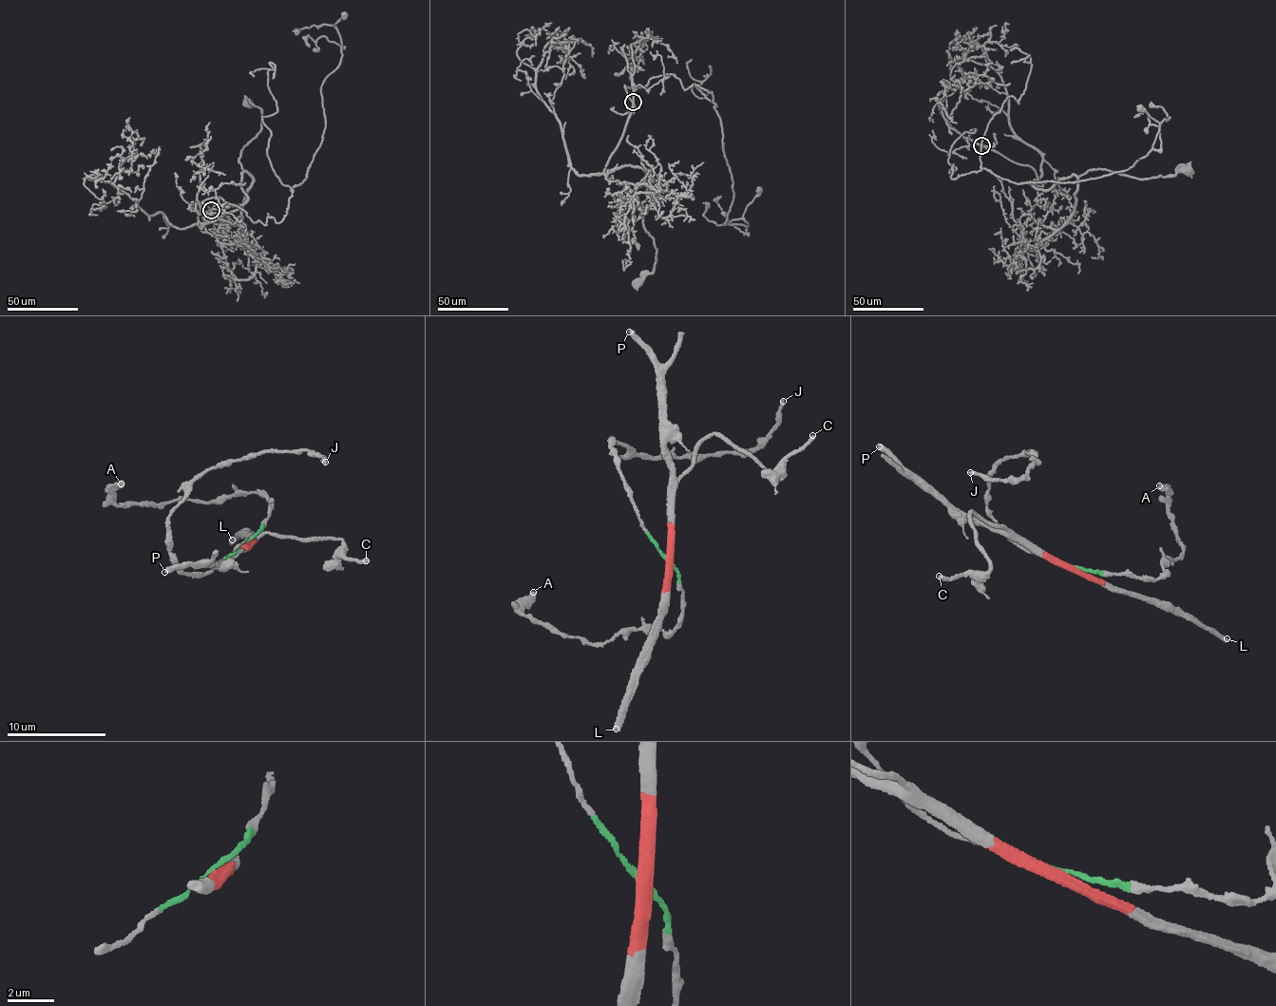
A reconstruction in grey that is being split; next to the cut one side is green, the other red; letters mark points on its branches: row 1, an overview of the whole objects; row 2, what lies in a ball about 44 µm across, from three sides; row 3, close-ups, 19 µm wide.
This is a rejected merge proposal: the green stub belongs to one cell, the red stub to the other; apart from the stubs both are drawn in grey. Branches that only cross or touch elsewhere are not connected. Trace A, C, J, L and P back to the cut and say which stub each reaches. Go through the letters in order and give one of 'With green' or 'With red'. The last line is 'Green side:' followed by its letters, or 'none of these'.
A: With green
C: With red
J: With green
L: With red
P: With red
Green side: A, J

